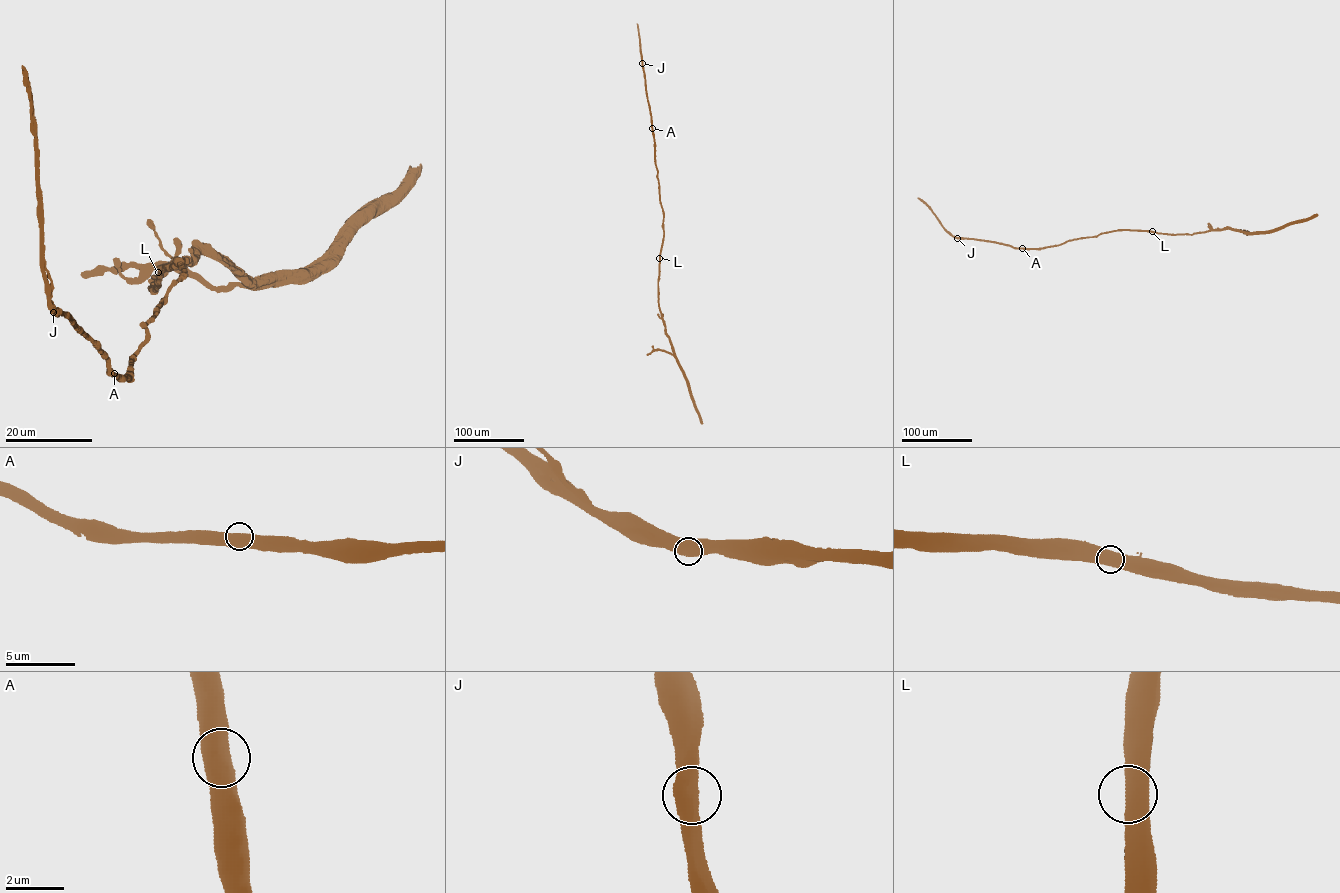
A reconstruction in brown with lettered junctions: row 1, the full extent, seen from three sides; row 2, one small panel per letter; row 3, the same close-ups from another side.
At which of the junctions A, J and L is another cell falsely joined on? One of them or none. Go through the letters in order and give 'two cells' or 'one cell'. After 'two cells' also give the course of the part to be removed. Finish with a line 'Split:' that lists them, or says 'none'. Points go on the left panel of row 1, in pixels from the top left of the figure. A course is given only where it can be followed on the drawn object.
A: one cell
J: two cells; course (53, 311), (51, 281), (44, 258), (38, 149), (30, 120), (26, 73), (22, 65)
L: one cell
Split: J

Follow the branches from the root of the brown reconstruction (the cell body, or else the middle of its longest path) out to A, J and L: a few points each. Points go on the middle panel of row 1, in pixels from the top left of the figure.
A: (687, 380), (674, 356), (659, 304), (663, 213), (652, 128)
J: (687, 380), (674, 356), (659, 304), (663, 213), (642, 63)
L: (687, 380), (674, 356), (659, 307), (659, 258)

